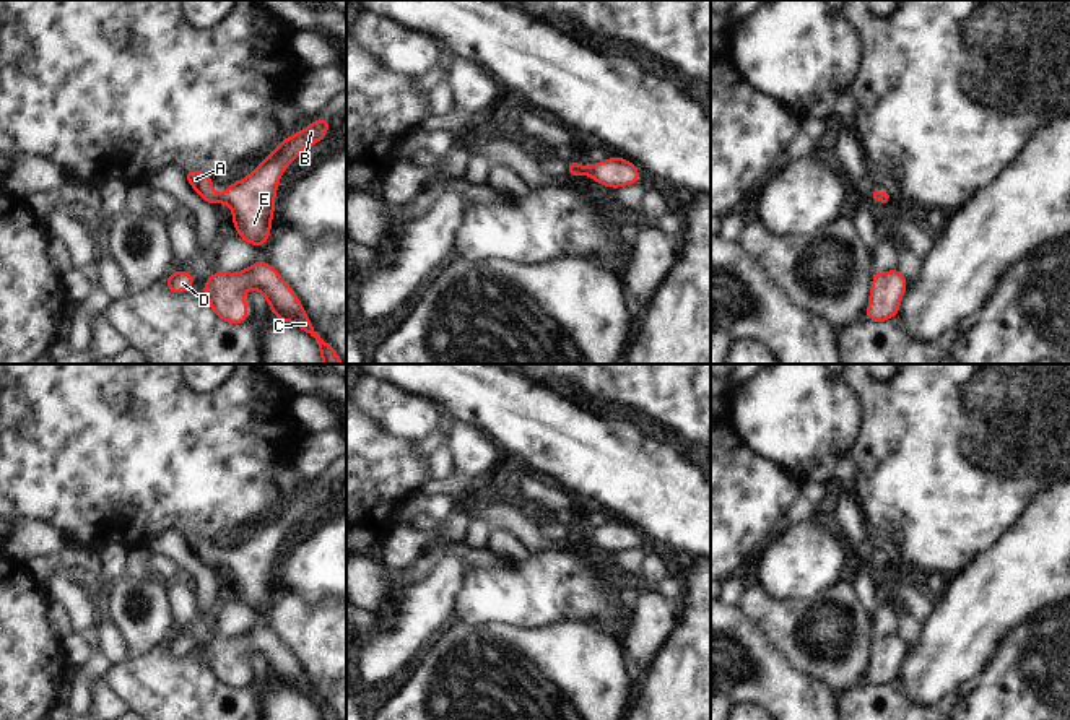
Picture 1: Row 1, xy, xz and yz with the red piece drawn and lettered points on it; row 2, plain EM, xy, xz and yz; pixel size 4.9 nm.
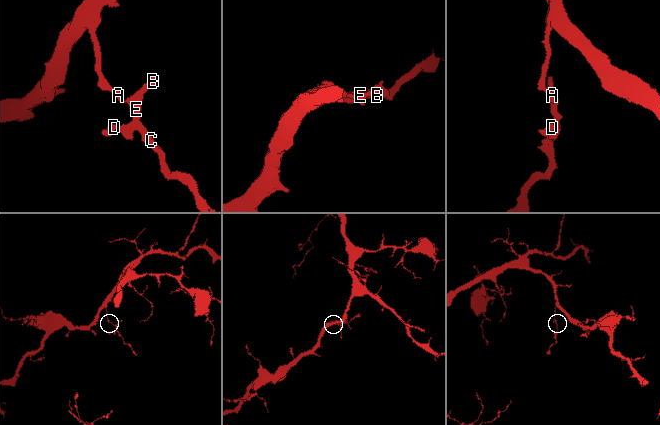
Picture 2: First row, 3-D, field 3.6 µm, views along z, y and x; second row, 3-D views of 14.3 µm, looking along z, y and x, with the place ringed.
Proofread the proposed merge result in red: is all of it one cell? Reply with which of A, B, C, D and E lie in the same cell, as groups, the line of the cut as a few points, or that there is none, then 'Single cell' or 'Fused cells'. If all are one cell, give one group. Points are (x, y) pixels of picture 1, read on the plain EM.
Groups: A B C D E. No split. Single cell

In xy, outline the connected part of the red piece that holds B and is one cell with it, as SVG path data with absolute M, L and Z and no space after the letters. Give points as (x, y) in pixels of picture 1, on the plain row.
M328 481L312 484L302 496L283 502L246 543L228 549L224 557L213 557L213 540L197 533L185 535L185 543L205 567L228 567L237 600L254 611L270 605L275 559L281 538L289 527L301 520L311 509L324 504L330 491Z

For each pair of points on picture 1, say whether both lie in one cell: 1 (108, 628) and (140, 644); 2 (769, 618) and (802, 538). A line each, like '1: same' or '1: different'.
1: different
2: different

